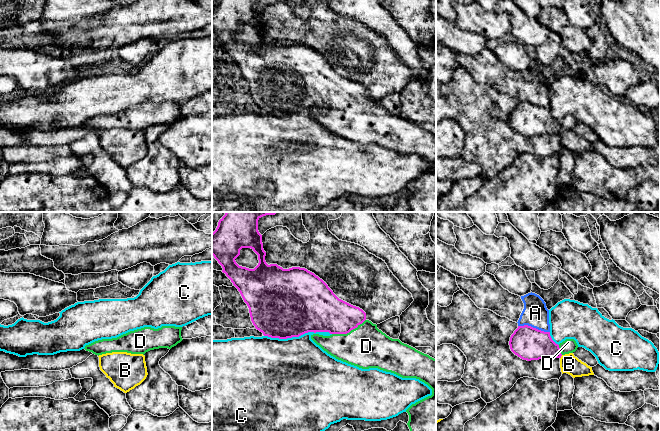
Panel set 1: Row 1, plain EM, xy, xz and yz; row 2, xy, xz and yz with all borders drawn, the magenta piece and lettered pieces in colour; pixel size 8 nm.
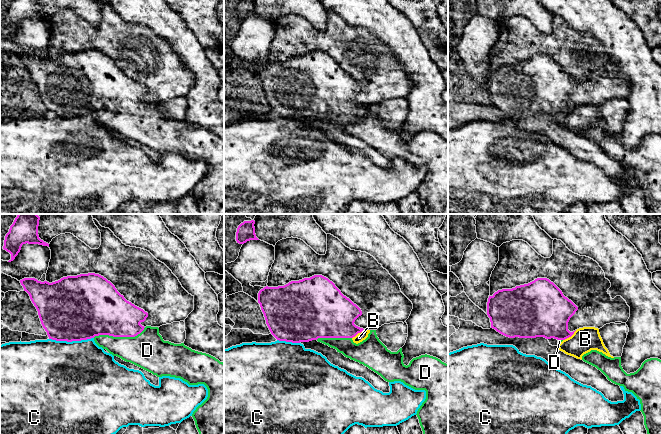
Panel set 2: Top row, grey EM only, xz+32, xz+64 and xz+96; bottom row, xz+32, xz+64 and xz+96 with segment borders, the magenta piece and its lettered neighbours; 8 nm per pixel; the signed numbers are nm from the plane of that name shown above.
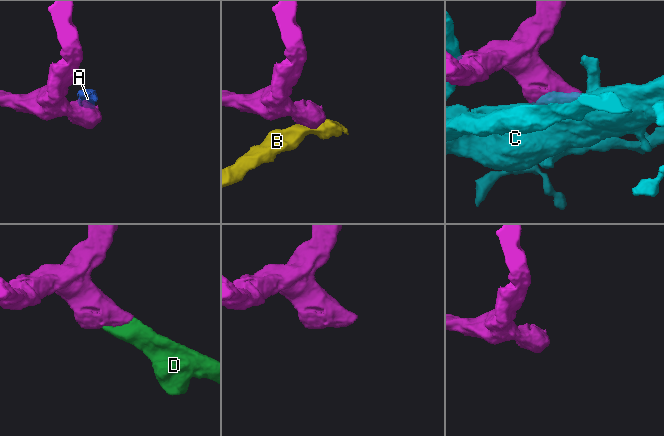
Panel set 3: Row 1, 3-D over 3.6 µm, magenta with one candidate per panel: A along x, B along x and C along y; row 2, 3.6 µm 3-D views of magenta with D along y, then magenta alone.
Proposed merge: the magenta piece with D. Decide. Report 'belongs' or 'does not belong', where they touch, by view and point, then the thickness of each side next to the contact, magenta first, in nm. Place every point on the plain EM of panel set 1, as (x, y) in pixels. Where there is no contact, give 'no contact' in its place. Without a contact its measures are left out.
belongs | xz (348, 108) | 320/340 nm

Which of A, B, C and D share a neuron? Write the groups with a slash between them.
A / B / C / D

